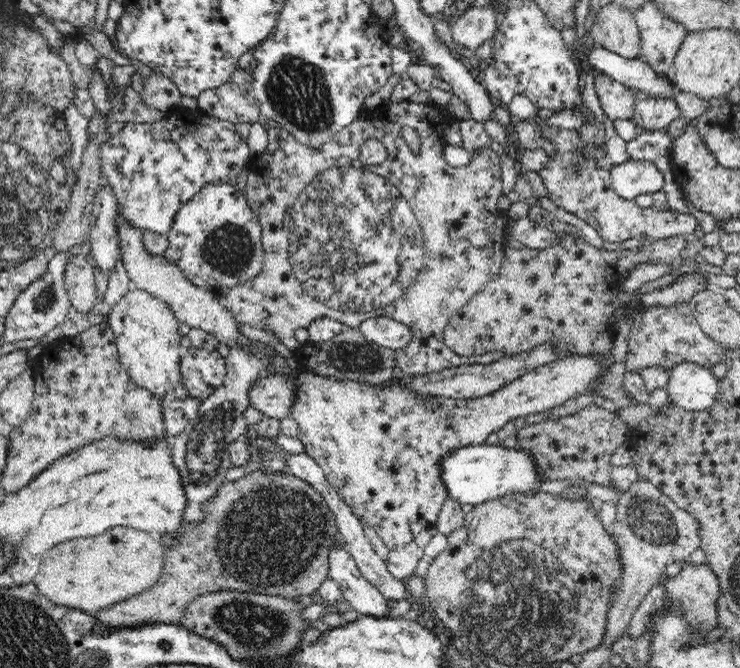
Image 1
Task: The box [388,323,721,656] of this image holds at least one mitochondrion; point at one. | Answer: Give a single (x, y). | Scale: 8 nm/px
(649, 519)

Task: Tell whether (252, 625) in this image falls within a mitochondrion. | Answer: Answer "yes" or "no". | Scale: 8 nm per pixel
yes

